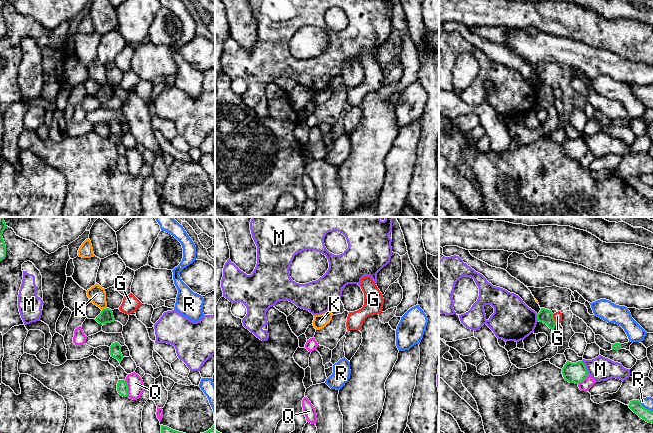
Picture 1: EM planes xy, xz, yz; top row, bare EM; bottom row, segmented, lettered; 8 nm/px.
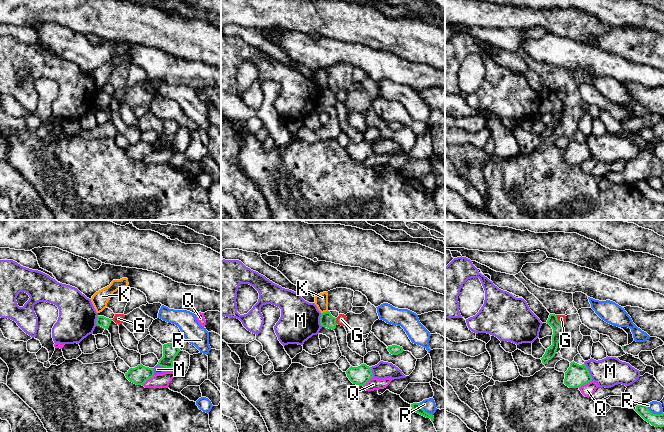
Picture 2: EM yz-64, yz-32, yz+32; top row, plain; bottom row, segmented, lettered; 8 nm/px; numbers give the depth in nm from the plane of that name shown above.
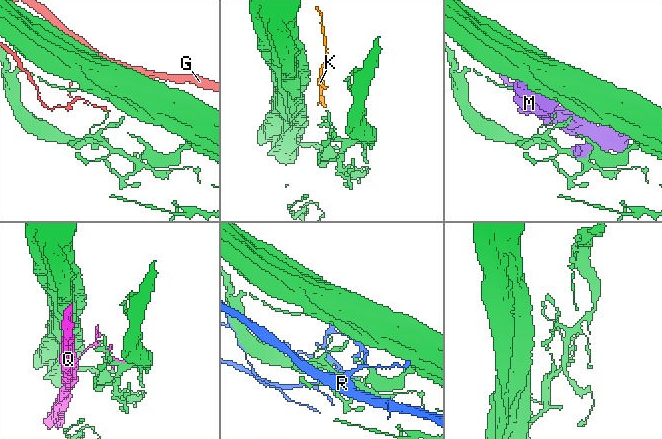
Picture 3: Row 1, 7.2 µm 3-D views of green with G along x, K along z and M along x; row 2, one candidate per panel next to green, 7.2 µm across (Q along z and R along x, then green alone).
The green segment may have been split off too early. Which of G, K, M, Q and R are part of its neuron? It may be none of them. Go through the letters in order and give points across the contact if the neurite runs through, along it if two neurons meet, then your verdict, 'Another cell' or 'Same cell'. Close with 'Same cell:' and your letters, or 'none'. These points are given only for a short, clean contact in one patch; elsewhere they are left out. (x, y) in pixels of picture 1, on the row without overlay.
G: Boundary: yz (552, 90), (556, 98). Another cell
K: Boundary: xy (106, 83), (102, 86). Another cell
M: Another cell
Q: Boundary: xy (124, 156), (127, 161), (128, 172). Another cell
R: Another cell
Same cell: none

